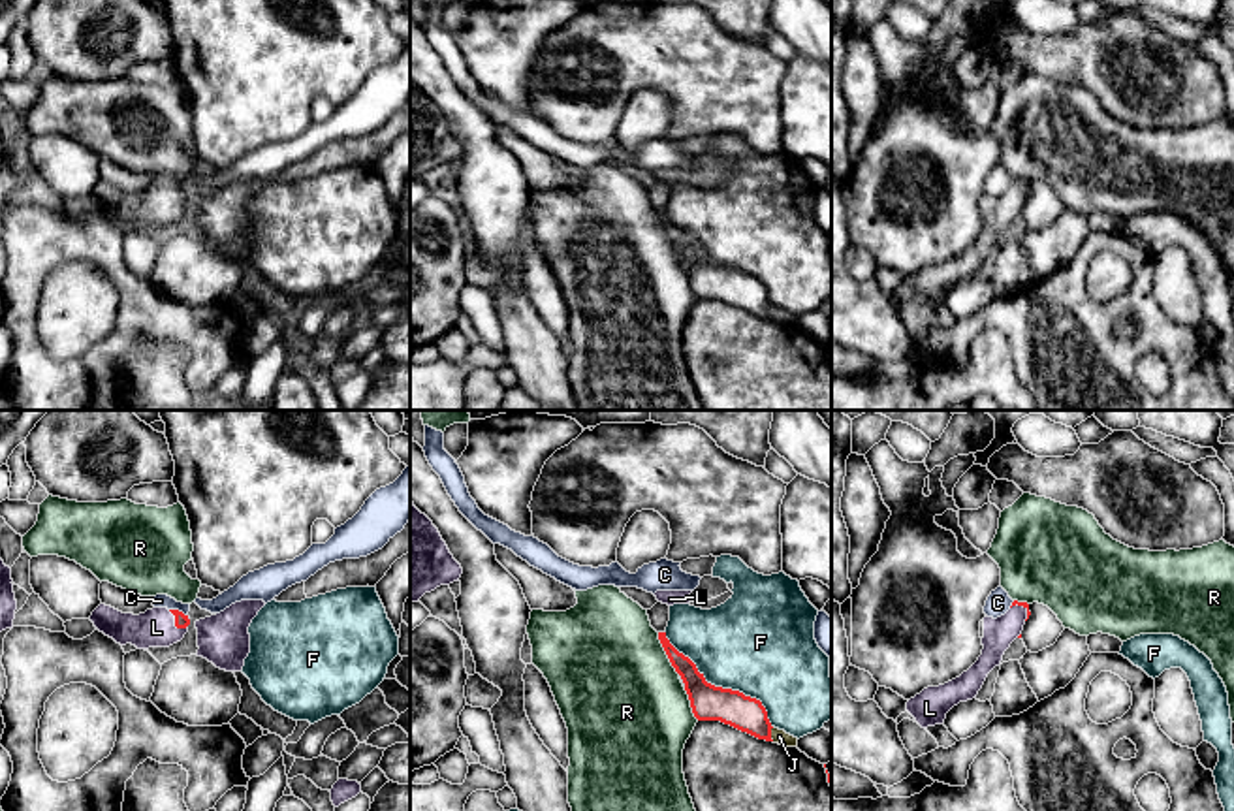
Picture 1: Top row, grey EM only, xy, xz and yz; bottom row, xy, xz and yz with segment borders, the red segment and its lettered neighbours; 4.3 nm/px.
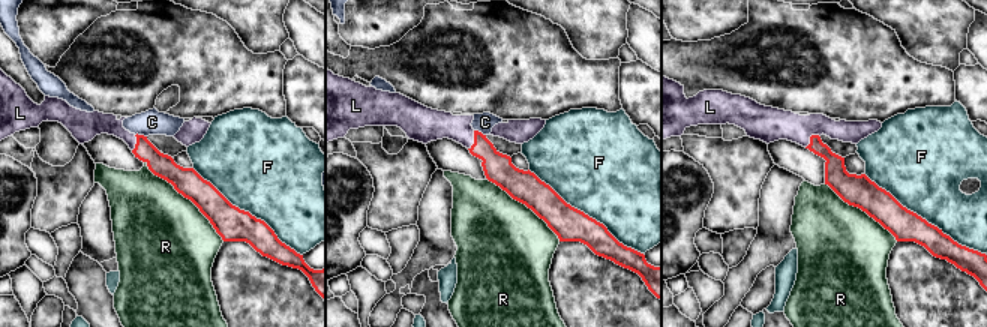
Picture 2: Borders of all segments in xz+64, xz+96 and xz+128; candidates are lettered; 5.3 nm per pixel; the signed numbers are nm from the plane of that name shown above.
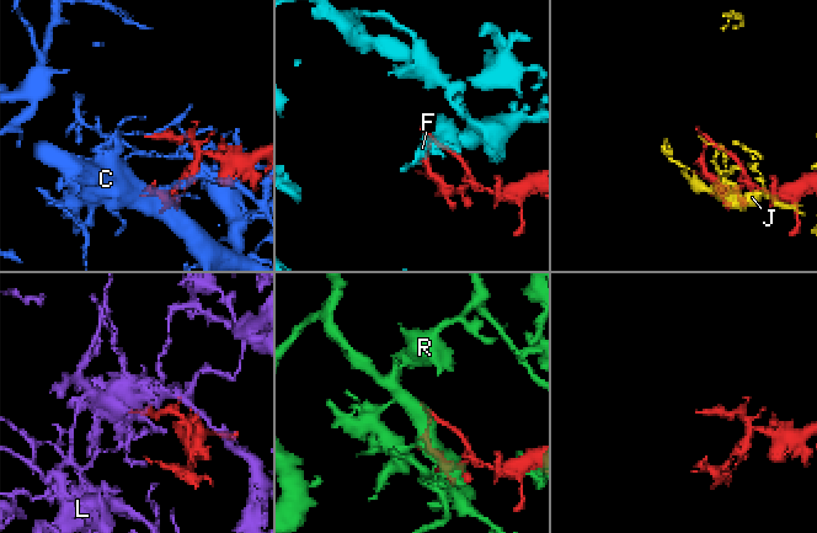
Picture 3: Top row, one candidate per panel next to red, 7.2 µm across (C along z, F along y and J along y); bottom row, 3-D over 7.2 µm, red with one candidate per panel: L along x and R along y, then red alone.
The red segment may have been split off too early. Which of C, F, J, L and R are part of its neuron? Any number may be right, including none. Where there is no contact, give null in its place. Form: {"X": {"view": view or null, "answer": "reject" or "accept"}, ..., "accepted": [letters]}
{"C": {"view": "xy", "answer": "reject"}, "F": {"view": "xz", "answer": "reject"}, "J": {"view": "xz", "answer": "reject"}, "L": {"view": "xy", "answer": "accept"}, "R": {"view": "xz", "answer": "reject"}, "accepted": ["L"]}

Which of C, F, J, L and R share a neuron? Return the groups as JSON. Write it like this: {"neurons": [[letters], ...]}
{"neurons": [["C"], ["F"], ["J"], ["L"], ["R"]]}

